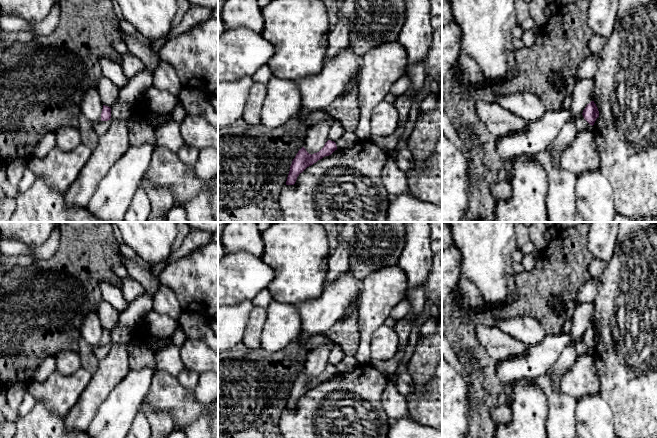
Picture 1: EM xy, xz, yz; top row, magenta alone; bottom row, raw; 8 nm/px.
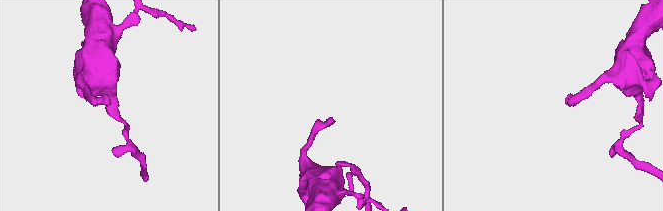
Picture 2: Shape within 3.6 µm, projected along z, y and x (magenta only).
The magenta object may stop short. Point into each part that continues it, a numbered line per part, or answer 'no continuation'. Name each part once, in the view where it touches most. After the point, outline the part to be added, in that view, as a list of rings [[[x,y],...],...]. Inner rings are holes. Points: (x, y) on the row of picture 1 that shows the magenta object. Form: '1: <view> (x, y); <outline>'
no continuation

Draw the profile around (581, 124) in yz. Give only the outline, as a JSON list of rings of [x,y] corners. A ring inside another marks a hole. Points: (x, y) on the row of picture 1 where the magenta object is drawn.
[[[579,115],[576,120],[575,120],[575,126],[577,128],[577,130],[581,131],[581,130],[586,130],[589,129],[590,127],[592,127],[592,125],[590,125],[583,117],[583,115]]]

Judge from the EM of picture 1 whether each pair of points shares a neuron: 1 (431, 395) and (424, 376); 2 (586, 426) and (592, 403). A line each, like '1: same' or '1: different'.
1: different
2: same

